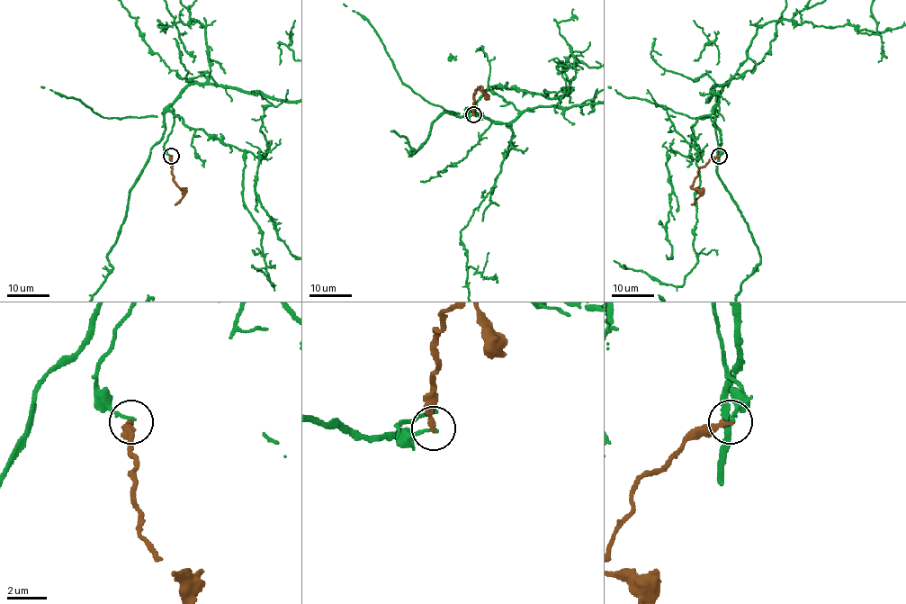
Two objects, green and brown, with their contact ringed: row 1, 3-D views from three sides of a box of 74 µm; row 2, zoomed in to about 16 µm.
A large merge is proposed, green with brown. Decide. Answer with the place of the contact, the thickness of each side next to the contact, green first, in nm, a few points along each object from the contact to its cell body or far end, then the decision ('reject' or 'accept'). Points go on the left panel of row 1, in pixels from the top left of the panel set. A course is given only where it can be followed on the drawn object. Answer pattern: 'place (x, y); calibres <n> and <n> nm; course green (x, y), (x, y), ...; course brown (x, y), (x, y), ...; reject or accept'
place (171, 156); calibres 180 and 280 nm; course brown (171, 157), (174, 183), (183, 197), (174, 204); reject

